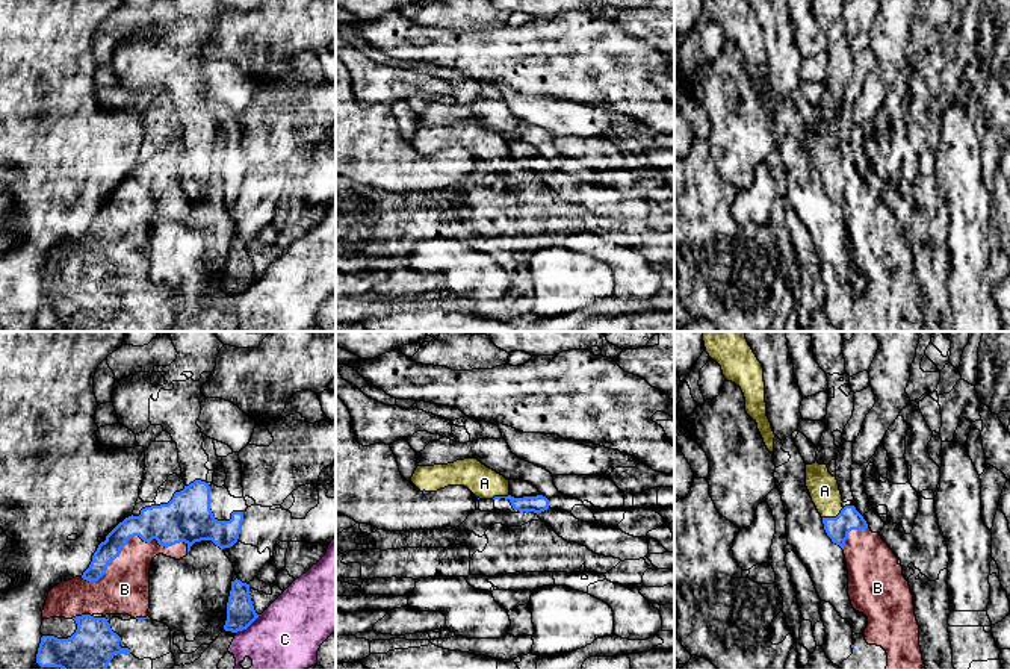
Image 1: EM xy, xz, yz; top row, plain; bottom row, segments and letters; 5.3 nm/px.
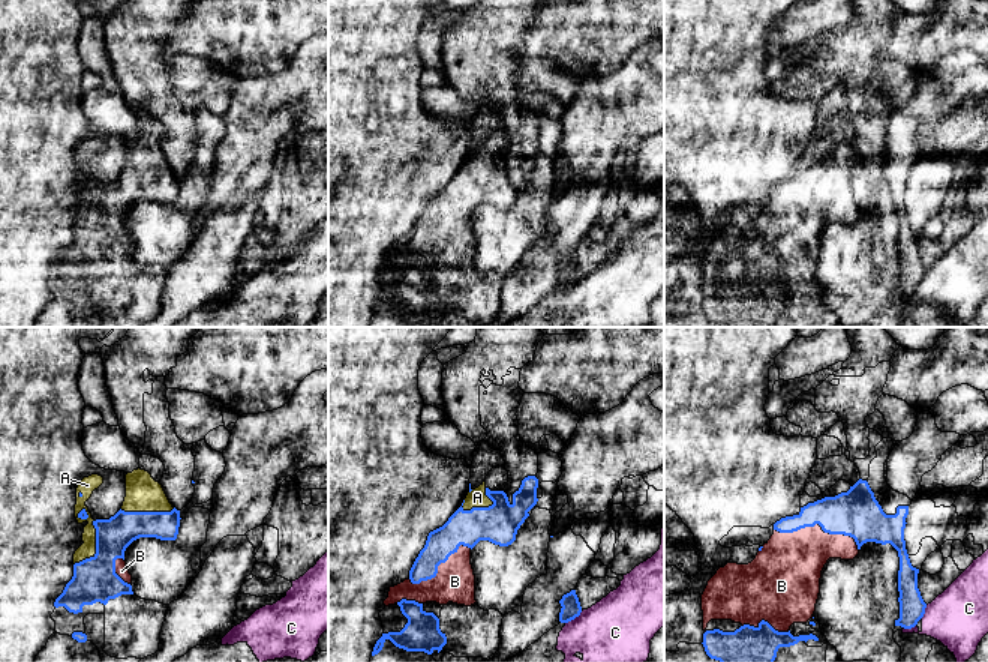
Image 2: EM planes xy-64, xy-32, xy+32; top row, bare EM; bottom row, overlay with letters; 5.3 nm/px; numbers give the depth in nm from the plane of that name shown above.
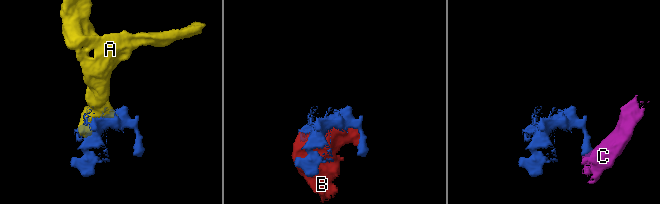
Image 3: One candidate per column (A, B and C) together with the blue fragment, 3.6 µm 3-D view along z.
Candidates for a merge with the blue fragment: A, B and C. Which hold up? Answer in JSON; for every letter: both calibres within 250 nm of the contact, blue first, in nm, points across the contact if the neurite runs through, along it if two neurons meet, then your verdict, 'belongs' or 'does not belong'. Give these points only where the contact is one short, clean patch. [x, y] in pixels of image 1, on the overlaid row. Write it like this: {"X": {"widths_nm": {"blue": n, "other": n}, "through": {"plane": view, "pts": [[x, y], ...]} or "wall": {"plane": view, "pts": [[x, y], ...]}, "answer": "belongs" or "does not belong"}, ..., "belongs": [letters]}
{"A": {"widths_nm": {"blue": 120, "other": 160}, "answer": "belongs"}, "B": {"widths_nm": {"blue": 220, "other": 260}, "answer": "belongs"}, "C": {"widths_nm": {"blue": 150, "other": 360}, "wall": {"plane": "xy", "pts": [[259, 615], [236, 633]]}, "answer": "does not belong"}, "belongs": ["A", "B"]}

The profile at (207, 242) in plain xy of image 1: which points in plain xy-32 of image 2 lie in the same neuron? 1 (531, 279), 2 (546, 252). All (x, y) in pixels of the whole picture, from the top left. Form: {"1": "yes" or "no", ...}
{"1": "no", "2": "no"}

